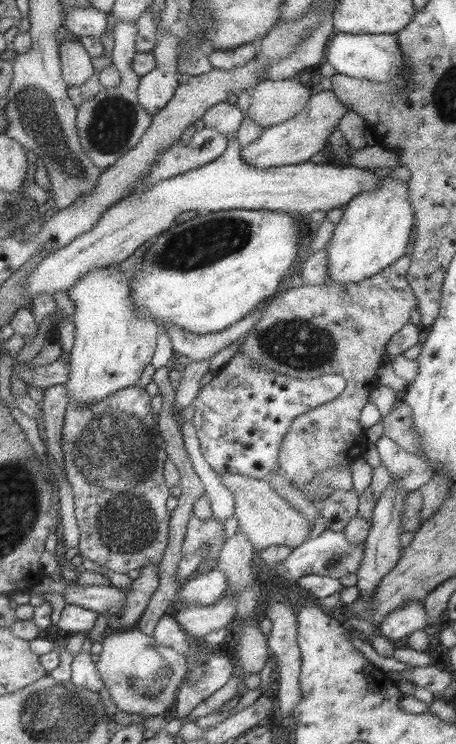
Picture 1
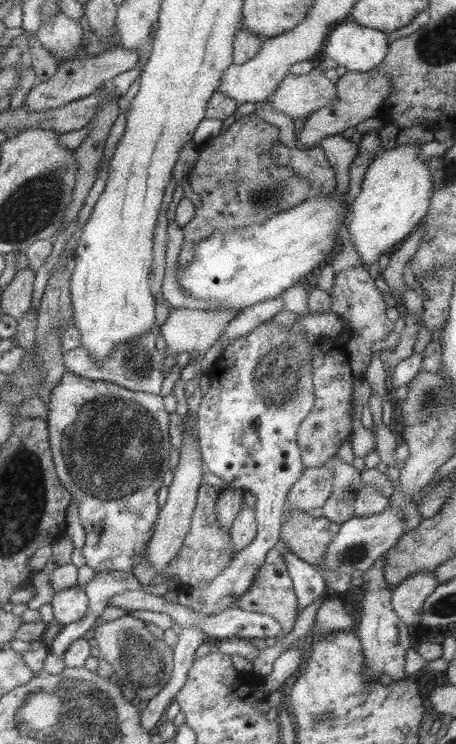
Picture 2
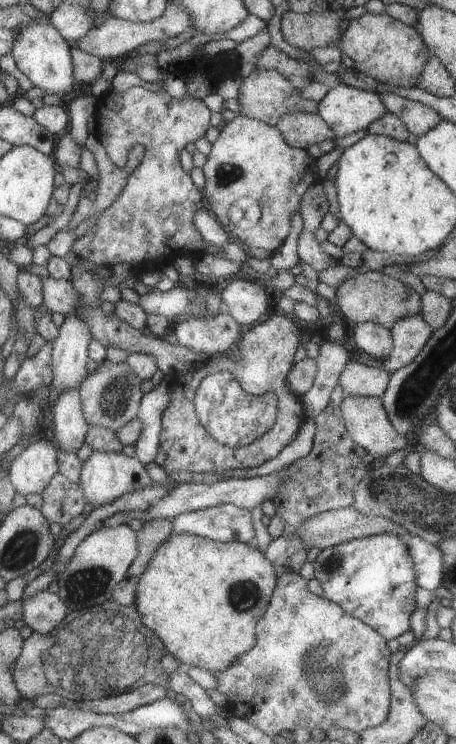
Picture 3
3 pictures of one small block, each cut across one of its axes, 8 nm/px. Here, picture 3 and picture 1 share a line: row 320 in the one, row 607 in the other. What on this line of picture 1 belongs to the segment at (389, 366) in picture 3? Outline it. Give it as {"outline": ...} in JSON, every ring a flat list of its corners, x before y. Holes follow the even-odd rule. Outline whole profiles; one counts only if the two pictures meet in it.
{"outline":[[409,601,388,612,378,624,378,629,383,638,395,642,427,624,428,616,422,601]]}

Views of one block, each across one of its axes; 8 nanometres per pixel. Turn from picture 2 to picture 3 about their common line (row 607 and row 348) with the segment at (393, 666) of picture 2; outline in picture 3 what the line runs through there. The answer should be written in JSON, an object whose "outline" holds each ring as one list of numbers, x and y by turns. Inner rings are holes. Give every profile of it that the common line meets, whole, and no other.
{"outline":[[375,322,357,323,353,326,352,337,354,346,382,362,393,348,390,330]]}

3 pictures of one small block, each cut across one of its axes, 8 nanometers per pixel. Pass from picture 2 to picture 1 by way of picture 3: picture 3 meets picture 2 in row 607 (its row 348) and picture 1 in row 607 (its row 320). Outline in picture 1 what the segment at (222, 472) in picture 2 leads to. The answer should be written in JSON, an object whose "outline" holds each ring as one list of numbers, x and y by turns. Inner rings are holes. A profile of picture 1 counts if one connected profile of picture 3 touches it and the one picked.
{"outline":[[234,594,221,595,214,603,183,605,173,614,178,625,193,641,201,641,205,634,223,627,231,627,235,620]]}

